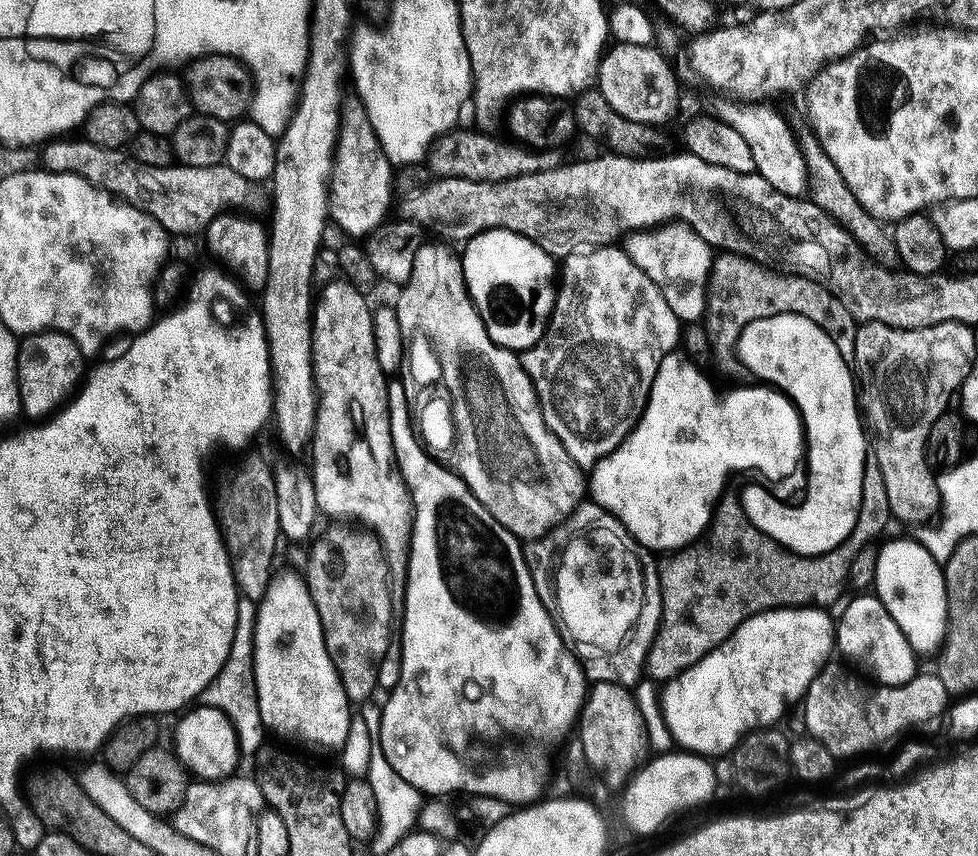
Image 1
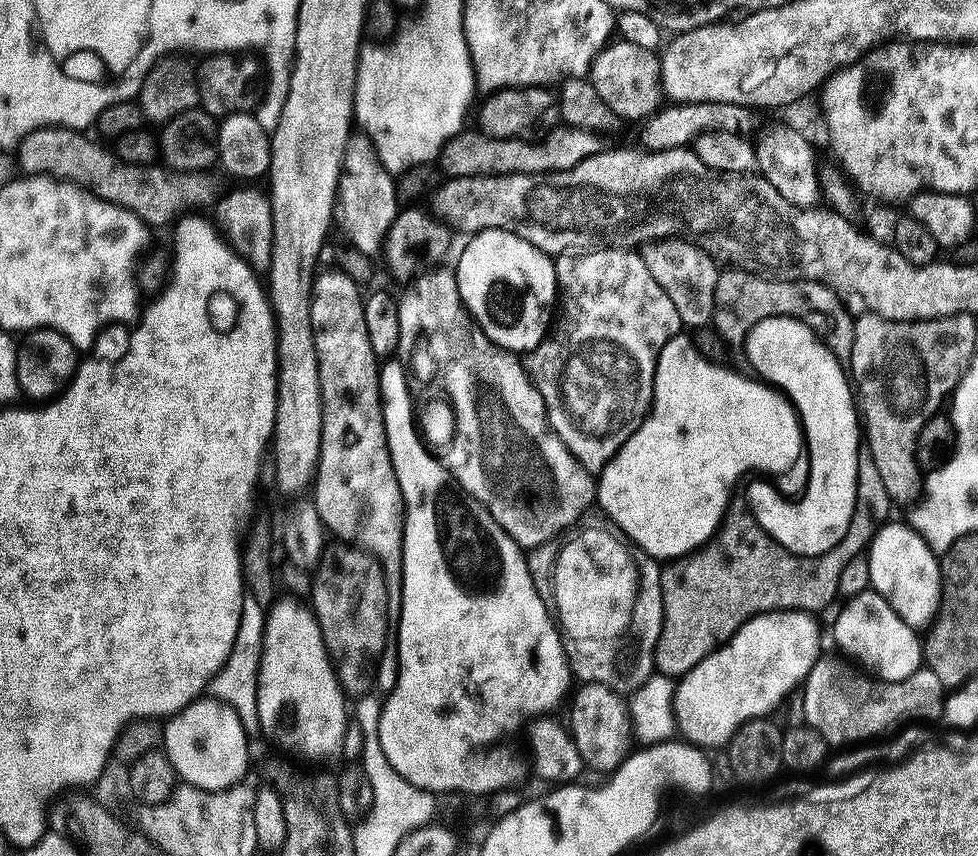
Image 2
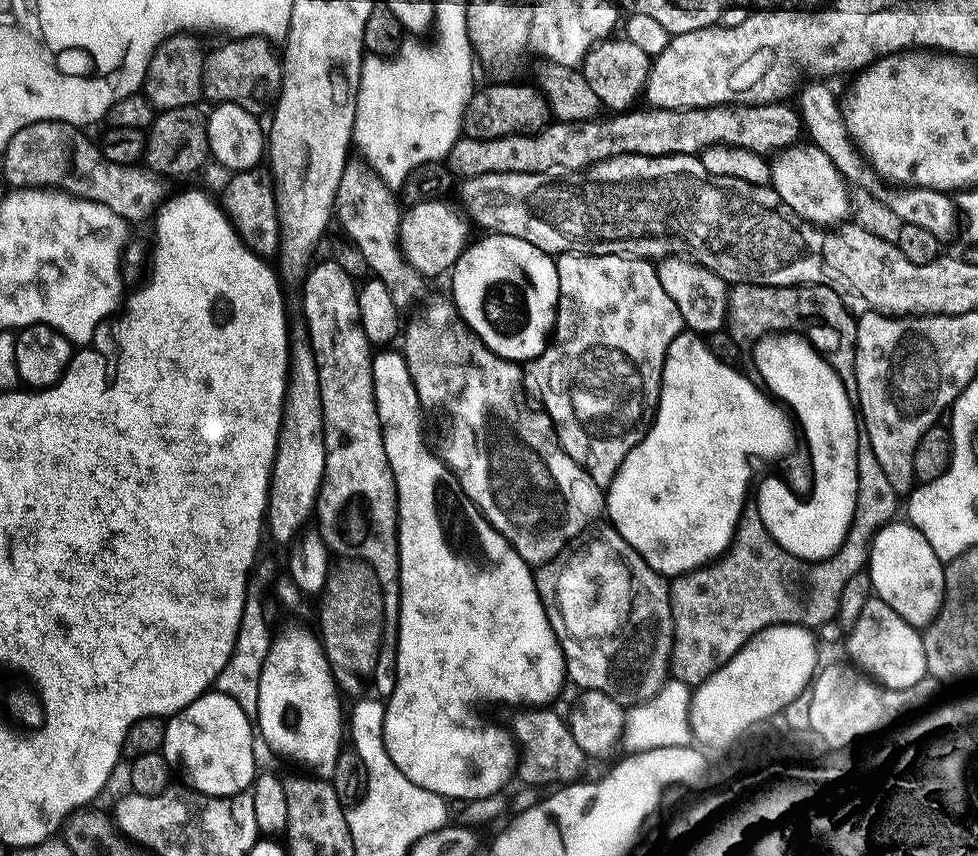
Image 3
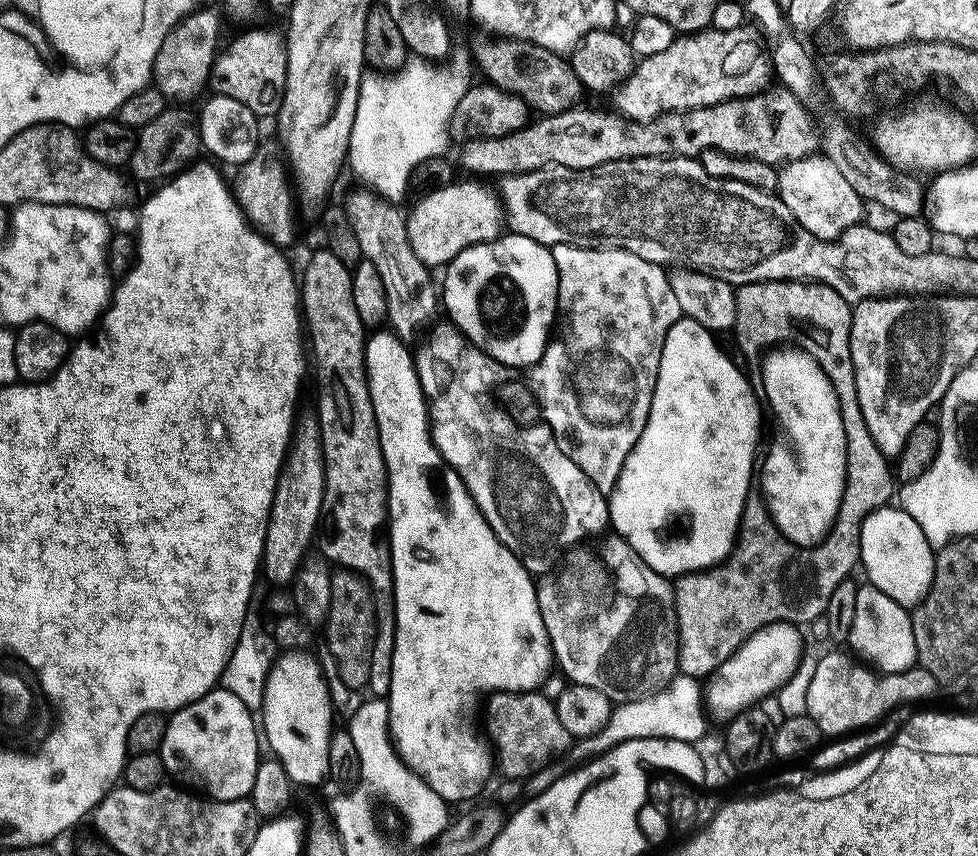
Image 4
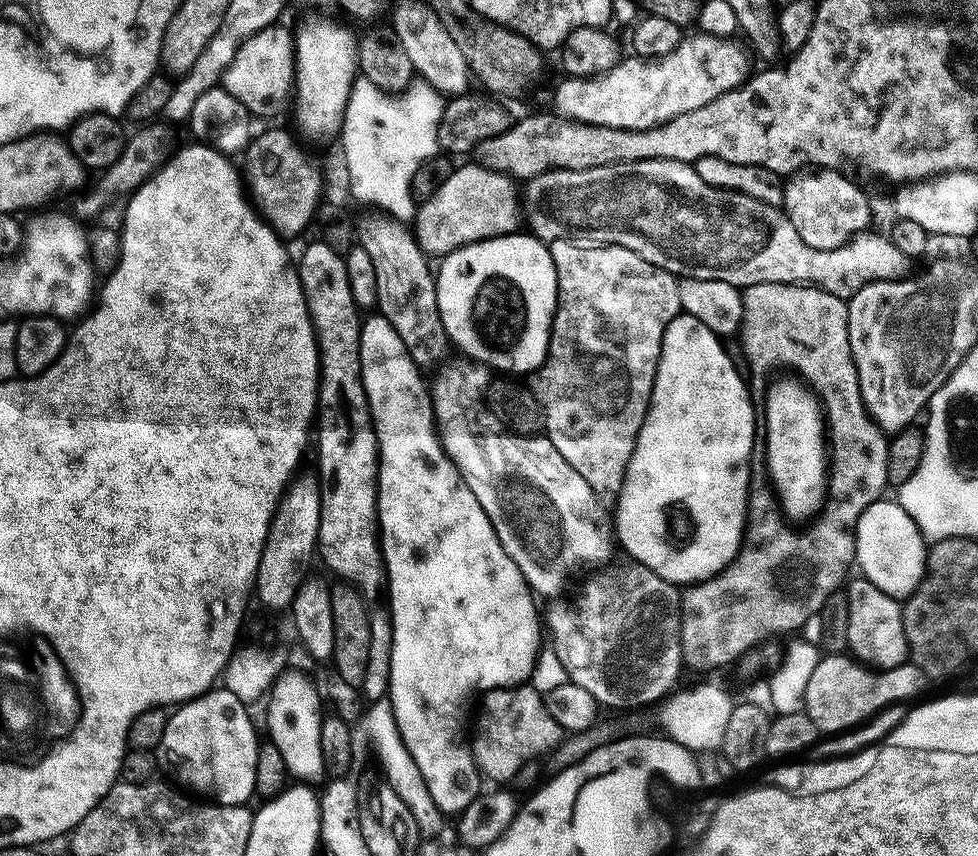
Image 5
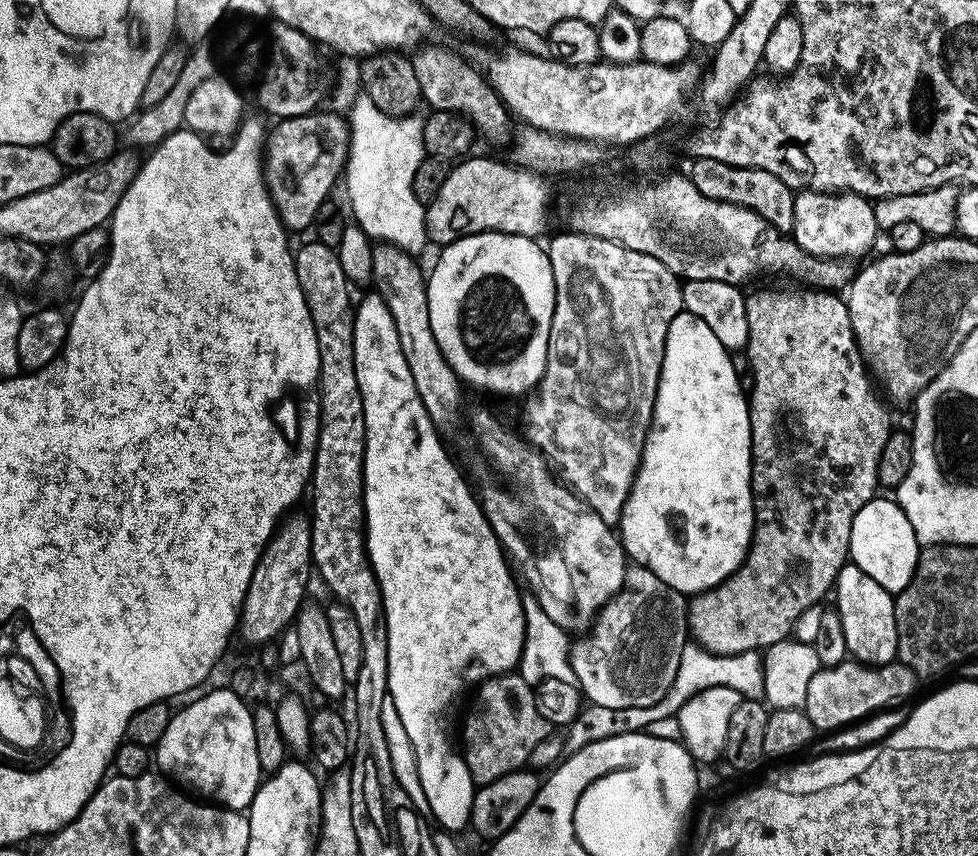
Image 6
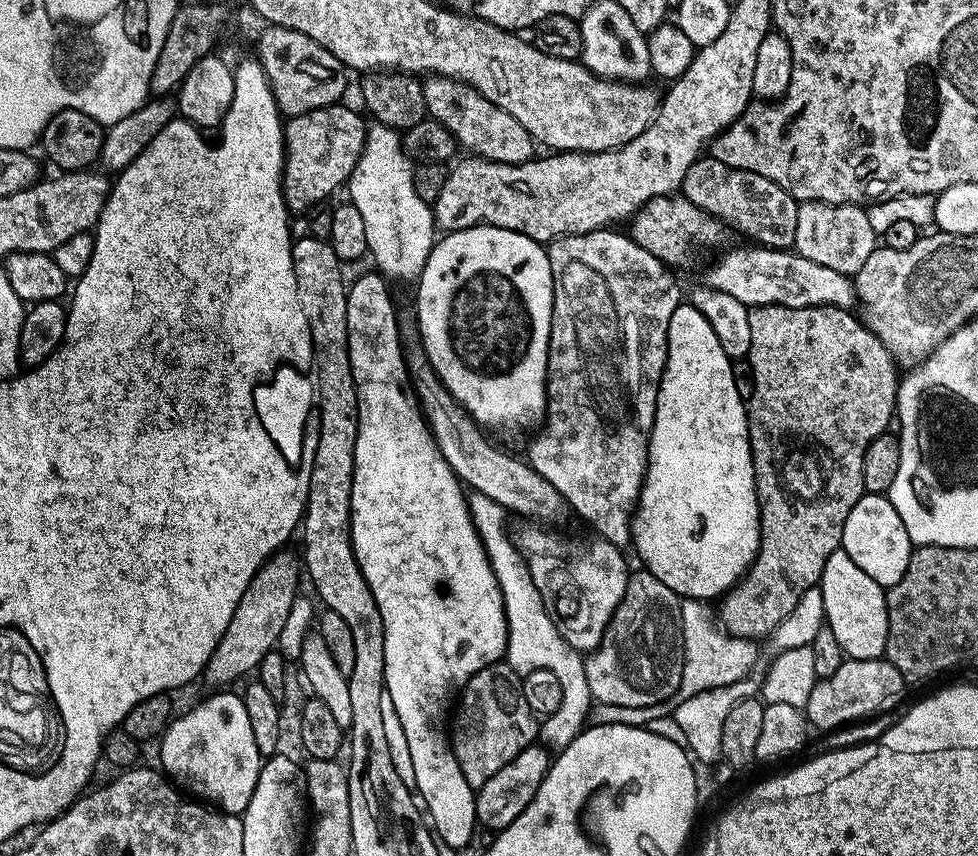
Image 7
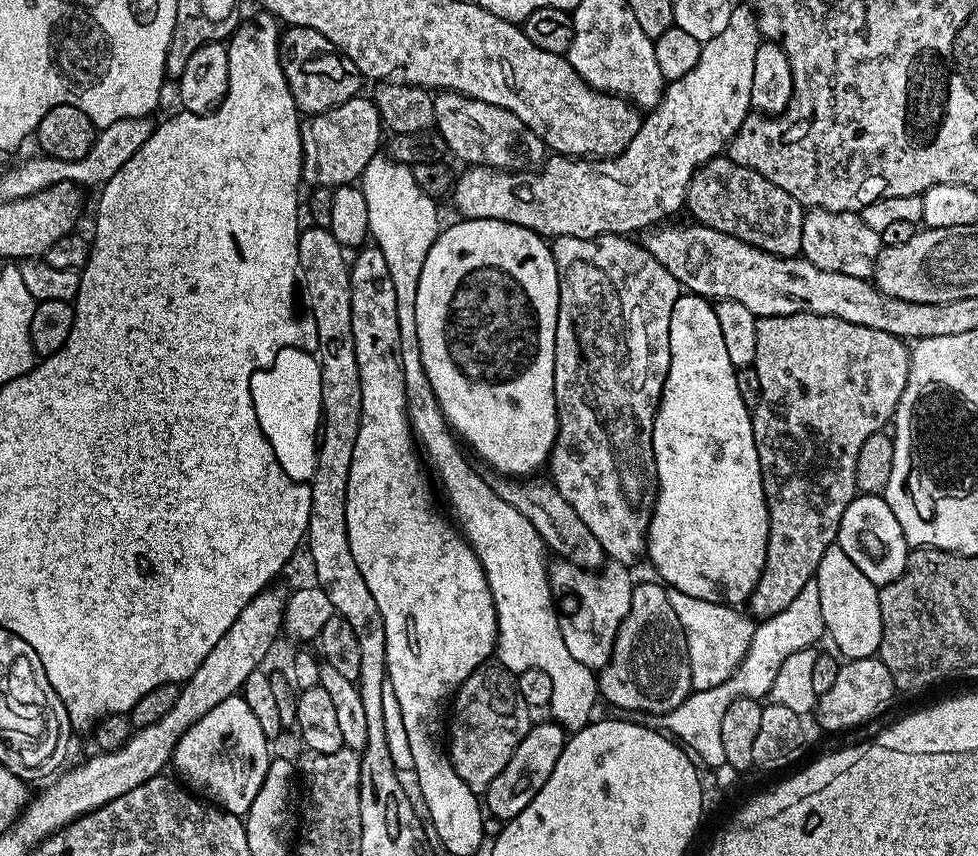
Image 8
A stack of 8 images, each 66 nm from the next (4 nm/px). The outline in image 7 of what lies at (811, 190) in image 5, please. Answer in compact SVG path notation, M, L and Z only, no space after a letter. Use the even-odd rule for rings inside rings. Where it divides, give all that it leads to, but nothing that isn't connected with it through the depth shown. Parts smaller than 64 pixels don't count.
M810 200L798 207L795 251L818 266L830 266L845 274L859 273L862 262L878 247L878 234L870 226L867 211L859 204L827 204Z

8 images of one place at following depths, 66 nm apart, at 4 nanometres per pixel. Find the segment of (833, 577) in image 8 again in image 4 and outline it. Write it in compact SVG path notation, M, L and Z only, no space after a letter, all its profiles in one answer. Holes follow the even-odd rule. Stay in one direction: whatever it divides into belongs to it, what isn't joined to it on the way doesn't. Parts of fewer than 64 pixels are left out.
M867 582L861 583L857 590L853 625L850 626L847 643L852 646L851 651L861 661L884 674L905 672L917 663L909 609L903 608L898 602L894 602L894 598L882 594L882 590Z

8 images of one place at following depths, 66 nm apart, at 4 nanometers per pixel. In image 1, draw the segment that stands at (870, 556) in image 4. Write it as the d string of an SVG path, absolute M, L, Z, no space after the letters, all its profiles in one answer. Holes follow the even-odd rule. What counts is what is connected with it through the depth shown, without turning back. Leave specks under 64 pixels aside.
M915 538L892 540L889 544L879 545L874 592L886 606L890 618L898 622L908 637L913 652L937 651L943 643L943 632L948 622L944 574L937 560Z

